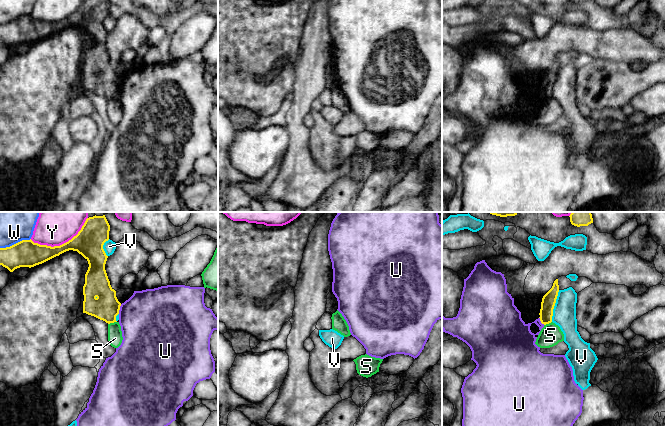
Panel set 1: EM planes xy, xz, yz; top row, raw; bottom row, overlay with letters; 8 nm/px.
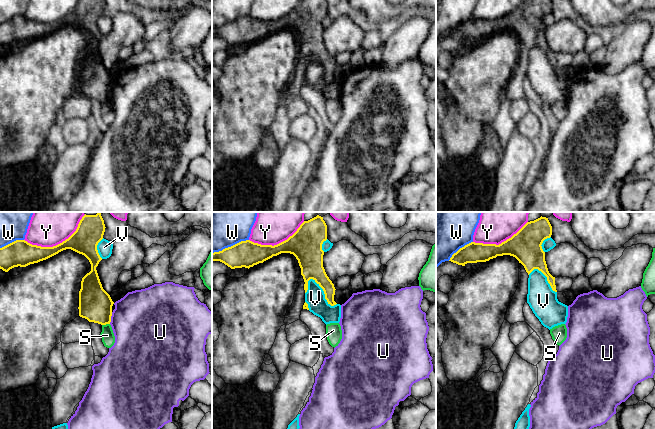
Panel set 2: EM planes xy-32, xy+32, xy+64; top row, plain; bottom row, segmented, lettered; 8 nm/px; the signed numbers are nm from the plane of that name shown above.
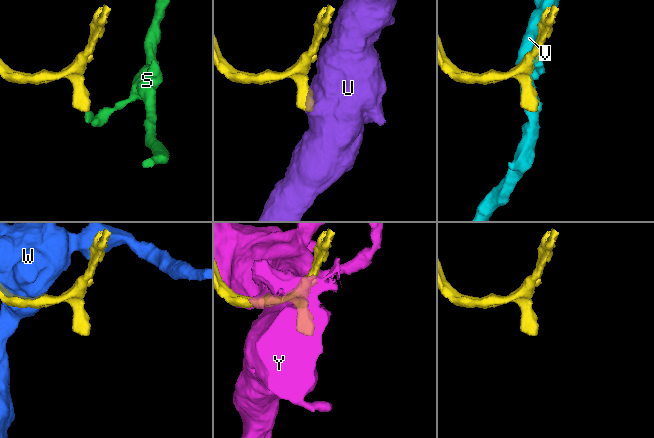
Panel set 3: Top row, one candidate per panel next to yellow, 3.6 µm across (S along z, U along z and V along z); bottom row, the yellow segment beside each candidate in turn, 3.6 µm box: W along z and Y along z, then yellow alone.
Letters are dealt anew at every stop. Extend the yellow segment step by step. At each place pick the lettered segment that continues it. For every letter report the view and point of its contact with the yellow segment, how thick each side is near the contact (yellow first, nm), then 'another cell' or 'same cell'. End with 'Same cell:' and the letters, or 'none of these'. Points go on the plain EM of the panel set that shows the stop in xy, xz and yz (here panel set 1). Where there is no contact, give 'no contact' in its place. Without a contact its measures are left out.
S: xy (112, 98) | 220/120 nm | another cell
U: xy (119, 85) | 220/460 nm | another cell
V: yz (554, 81) | 110/190 nm | another cell
W: xy (16, 19) | 220/170 nm | another cell
Y: xy (58, 22) | 220/180 nm | another cell
Same cell: none of these

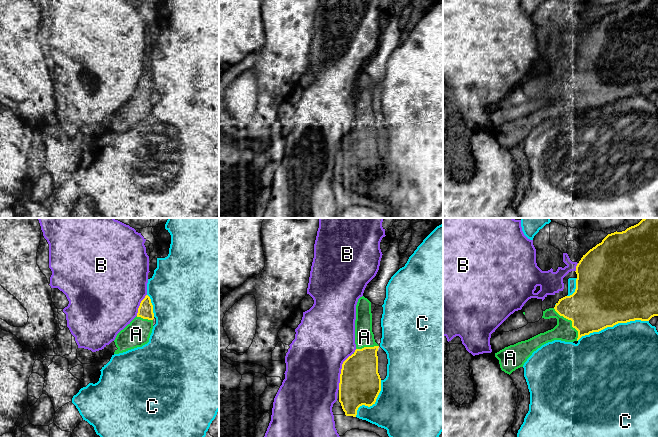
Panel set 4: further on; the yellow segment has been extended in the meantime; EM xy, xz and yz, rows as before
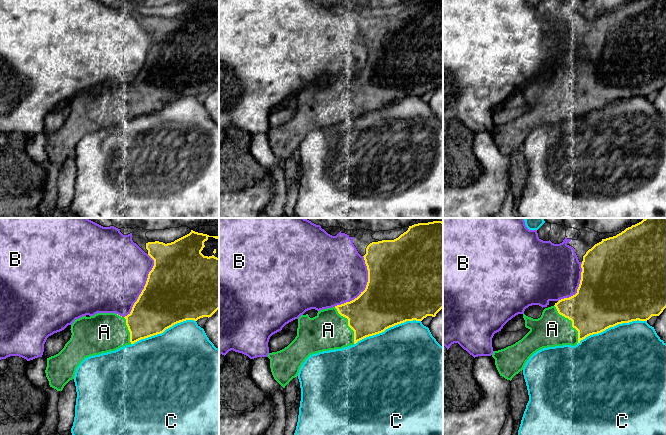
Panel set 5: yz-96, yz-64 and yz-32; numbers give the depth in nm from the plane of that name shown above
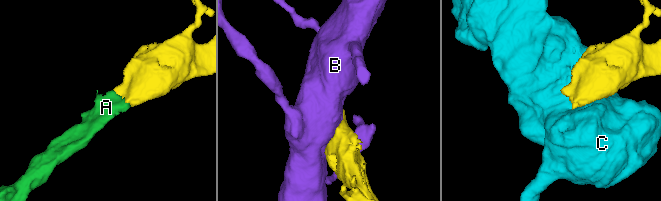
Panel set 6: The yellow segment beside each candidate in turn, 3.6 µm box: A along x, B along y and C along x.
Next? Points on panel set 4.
A: yz (572, 98) | 400/150 nm | same cell
B: xz (341, 145) | 340/460 nm | another cell
C: yz (612, 102) | 480/500 nm | another cell
Same cell: A

